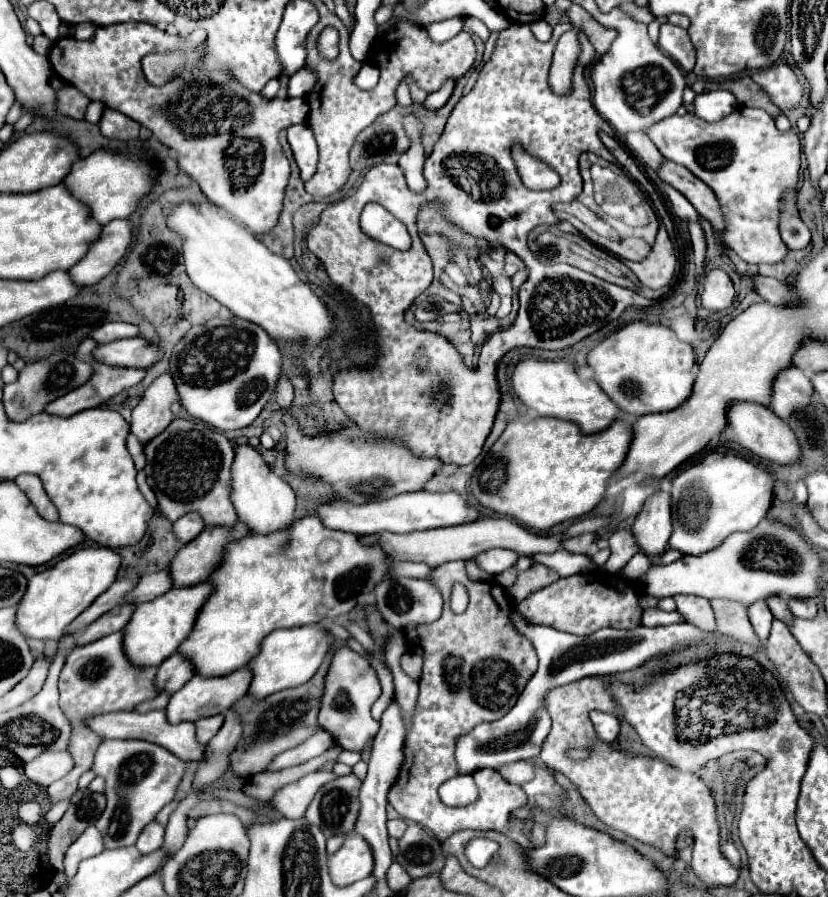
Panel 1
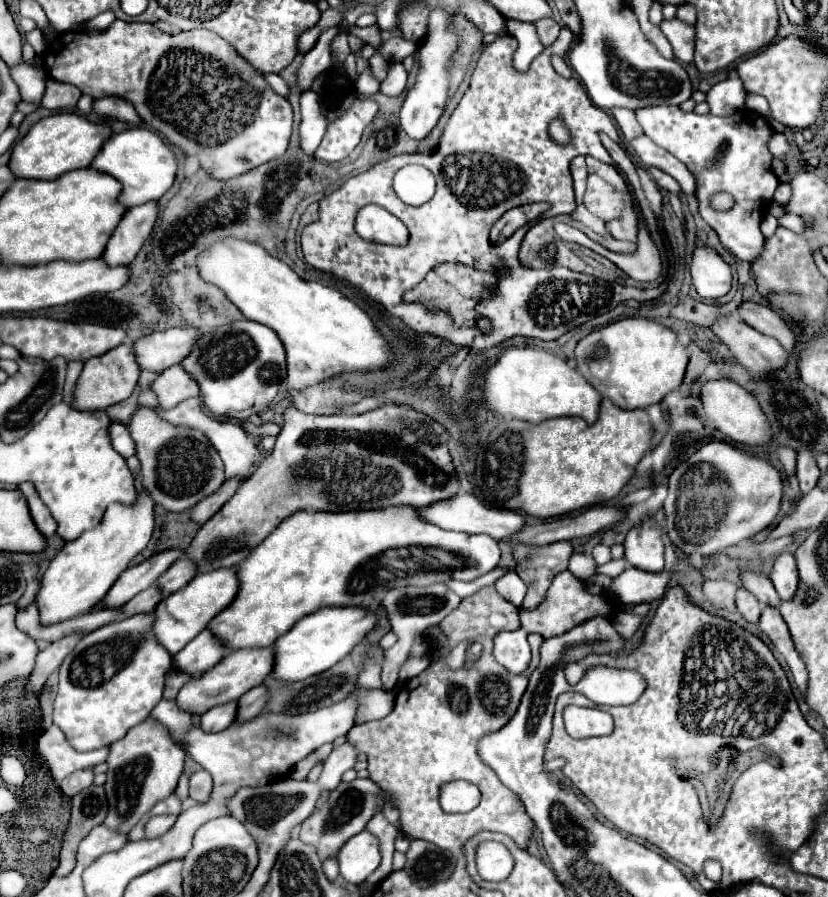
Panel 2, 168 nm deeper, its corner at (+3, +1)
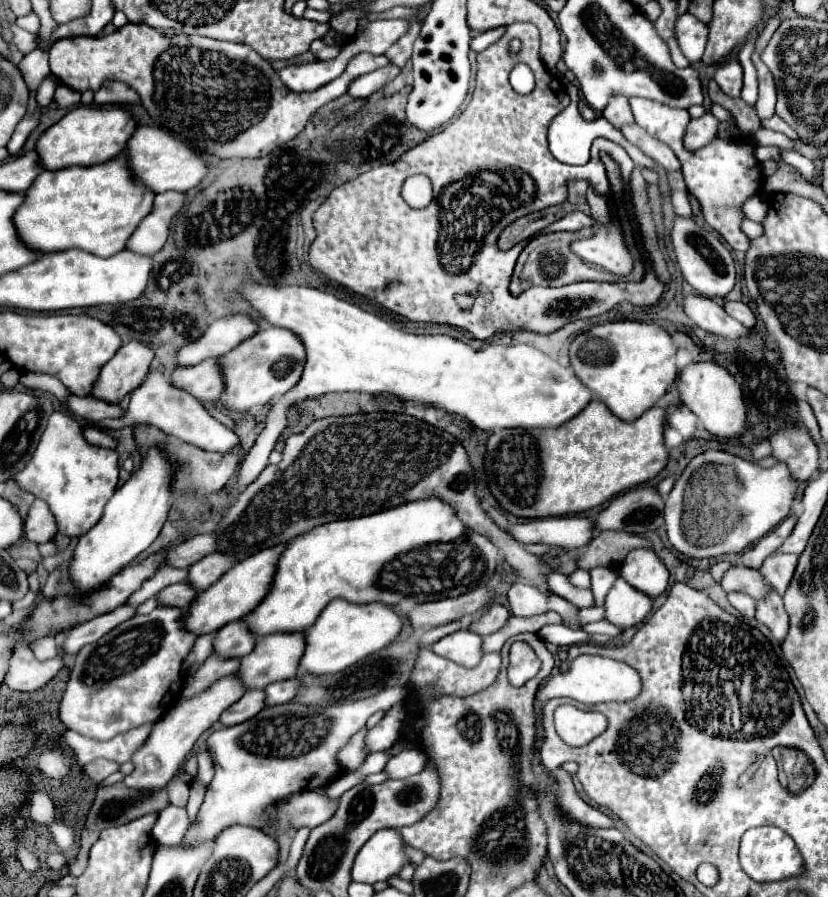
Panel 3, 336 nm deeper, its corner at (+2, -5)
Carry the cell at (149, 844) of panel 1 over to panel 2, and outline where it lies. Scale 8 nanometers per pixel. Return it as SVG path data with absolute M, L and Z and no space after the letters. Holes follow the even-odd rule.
M165 814L165 816L155 816L147 822L147 828L145 828L145 838L159 838L163 836L165 832L169 832L169 828L173 828L177 816L173 814Z

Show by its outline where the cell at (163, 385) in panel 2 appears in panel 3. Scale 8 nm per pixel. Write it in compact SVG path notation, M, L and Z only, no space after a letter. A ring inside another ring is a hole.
M214 358L200 362L198 366L176 368L168 380L172 386L186 390L200 402L216 402L222 394L222 380L218 378Z

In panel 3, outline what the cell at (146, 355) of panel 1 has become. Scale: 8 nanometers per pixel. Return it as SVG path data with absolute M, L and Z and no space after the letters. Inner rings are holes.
M232 314L218 320L212 320L206 328L206 332L194 340L178 348L176 352L176 366L194 366L200 364L206 358L216 358L218 354L226 354L226 350L232 350L242 342L242 338L248 338L256 332L256 324L250 316Z

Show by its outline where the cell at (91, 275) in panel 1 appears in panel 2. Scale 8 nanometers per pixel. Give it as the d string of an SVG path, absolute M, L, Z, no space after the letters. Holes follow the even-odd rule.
M157 200L145 202L137 208L129 208L119 226L115 228L113 236L109 238L109 244L105 248L105 262L109 266L127 266L135 260L141 246L151 236L151 230L157 222Z

